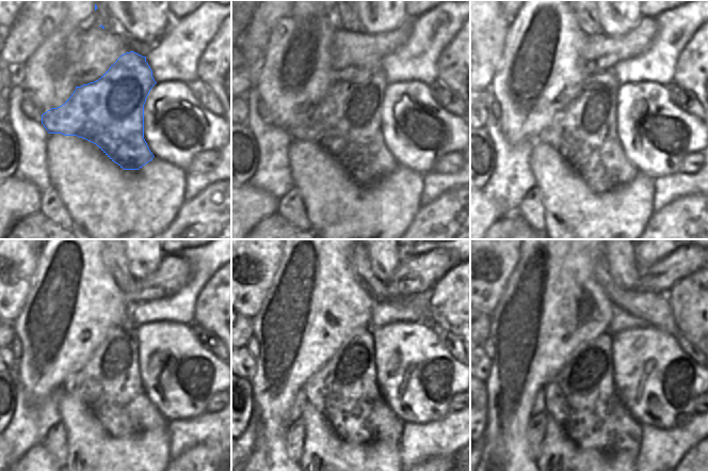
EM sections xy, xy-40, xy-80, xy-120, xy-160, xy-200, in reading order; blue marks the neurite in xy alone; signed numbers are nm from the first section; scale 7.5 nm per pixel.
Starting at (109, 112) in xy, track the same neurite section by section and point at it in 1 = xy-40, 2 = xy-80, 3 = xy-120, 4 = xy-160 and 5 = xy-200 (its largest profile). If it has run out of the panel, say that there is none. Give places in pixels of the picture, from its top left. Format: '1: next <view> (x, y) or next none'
1: next xy-40 (347, 123)
2: next xy-80 (584, 132)
3: next xy-120 (110, 386)
4: next xy-160 (344, 391)
5: next xy-200 (581, 398)

